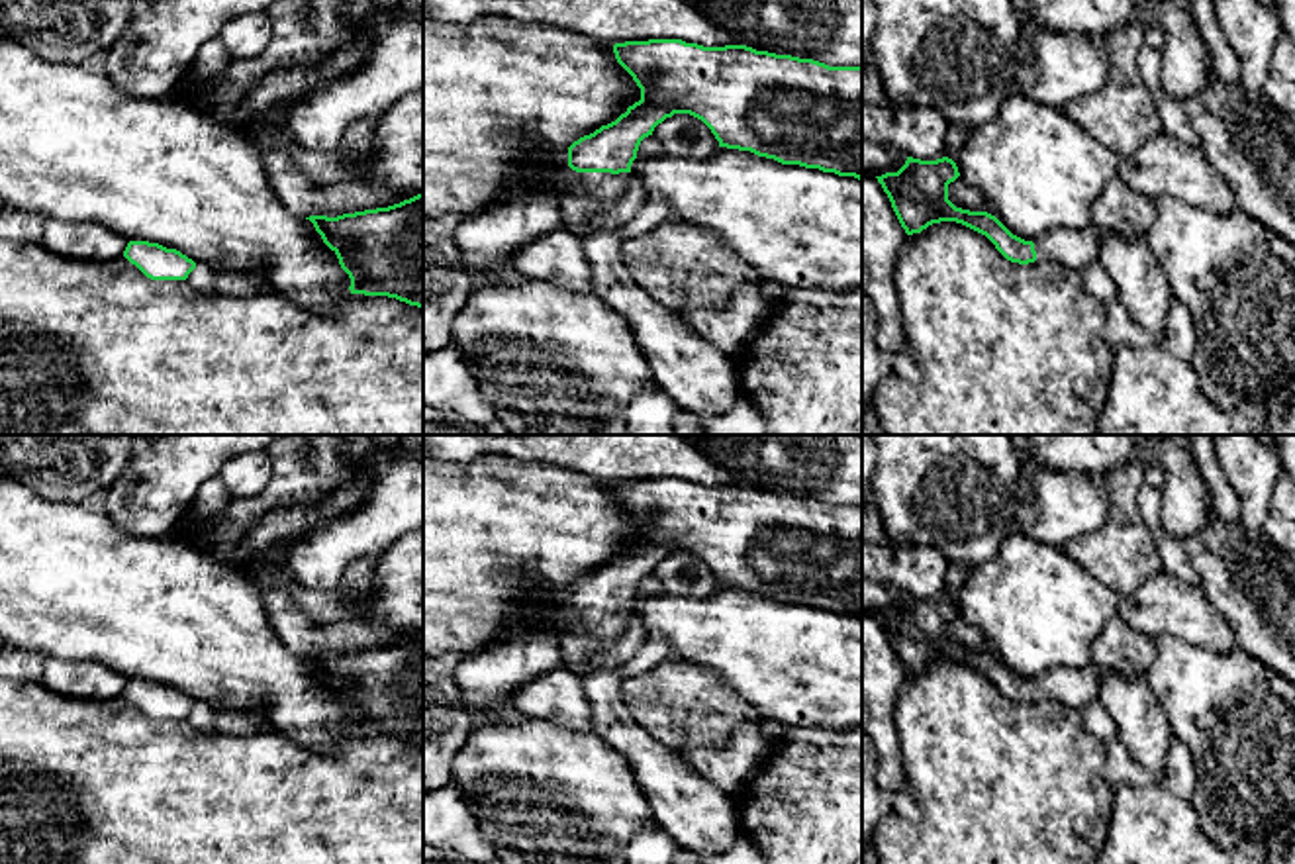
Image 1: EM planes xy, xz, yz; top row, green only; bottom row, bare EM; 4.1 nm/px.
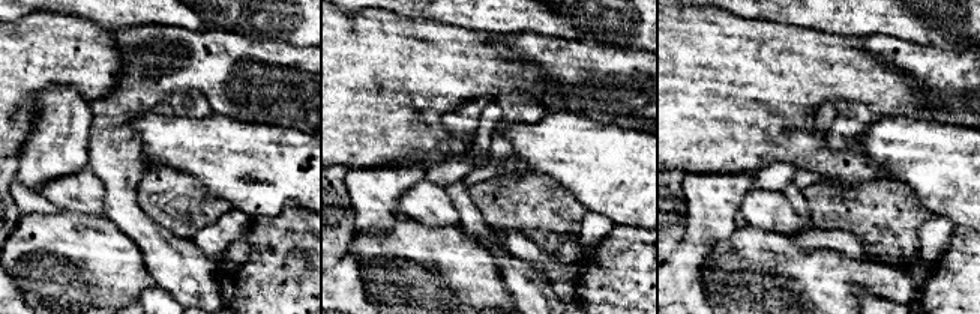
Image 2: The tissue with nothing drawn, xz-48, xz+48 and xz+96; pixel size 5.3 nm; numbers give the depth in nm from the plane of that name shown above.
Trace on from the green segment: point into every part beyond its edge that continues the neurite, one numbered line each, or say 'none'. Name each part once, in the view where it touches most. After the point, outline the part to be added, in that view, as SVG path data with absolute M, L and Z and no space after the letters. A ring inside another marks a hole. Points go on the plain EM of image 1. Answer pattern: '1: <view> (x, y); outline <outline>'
1: xz (592, 631); outline M574 611L572 625L558 635L562 664L588 666L623 637L631 617L631 611Z

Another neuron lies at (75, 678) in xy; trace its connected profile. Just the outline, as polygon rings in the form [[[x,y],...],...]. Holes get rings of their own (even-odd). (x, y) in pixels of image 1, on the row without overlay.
[[[47,656],[39,682],[55,694],[76,699],[110,701],[123,696],[127,678],[96,660],[65,660]]]

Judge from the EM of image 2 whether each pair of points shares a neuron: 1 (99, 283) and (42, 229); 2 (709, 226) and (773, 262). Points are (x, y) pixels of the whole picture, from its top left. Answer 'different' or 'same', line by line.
1: same
2: different

